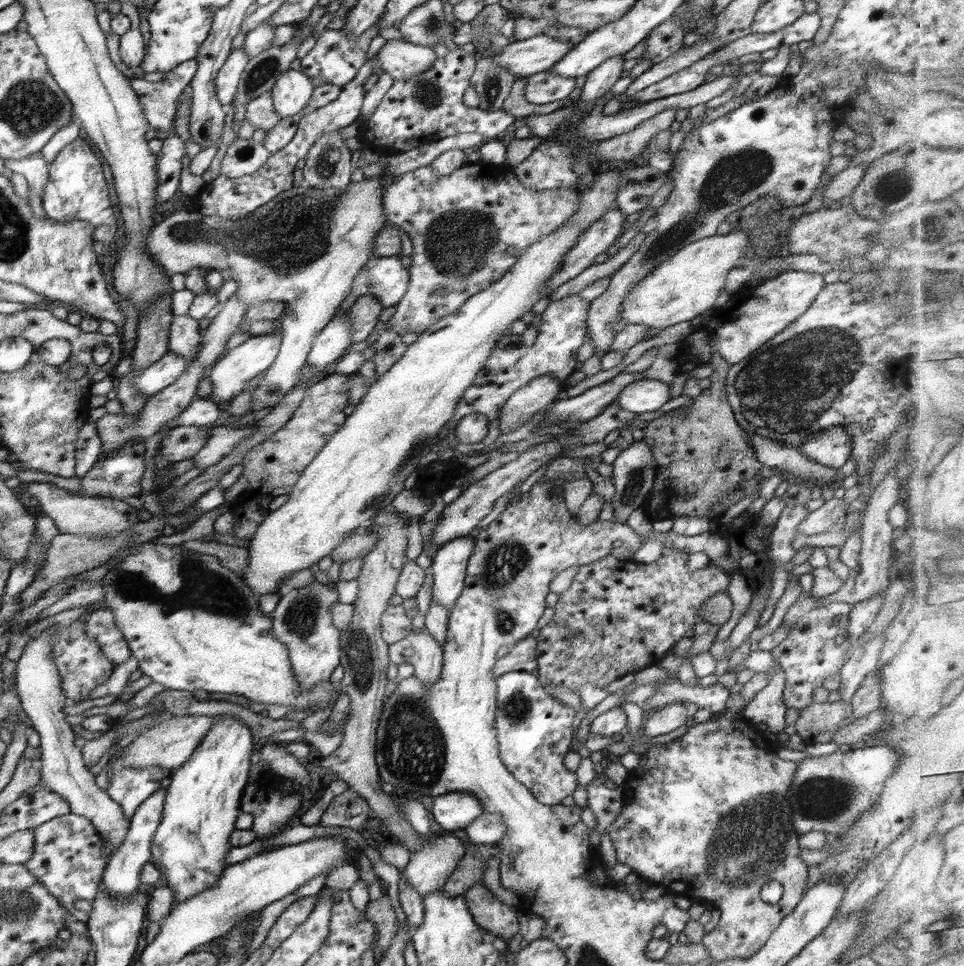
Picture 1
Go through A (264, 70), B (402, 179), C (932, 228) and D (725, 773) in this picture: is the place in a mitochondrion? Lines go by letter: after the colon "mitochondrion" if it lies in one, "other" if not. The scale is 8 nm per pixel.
A: mitochondrion
B: other
C: mitochondrion
D: other

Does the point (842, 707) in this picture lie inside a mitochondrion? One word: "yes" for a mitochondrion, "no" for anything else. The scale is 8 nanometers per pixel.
no

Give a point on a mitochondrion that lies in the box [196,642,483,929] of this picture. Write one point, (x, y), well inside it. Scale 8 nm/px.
(413, 749)

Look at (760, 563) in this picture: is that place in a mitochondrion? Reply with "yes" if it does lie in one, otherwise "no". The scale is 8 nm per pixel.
no

